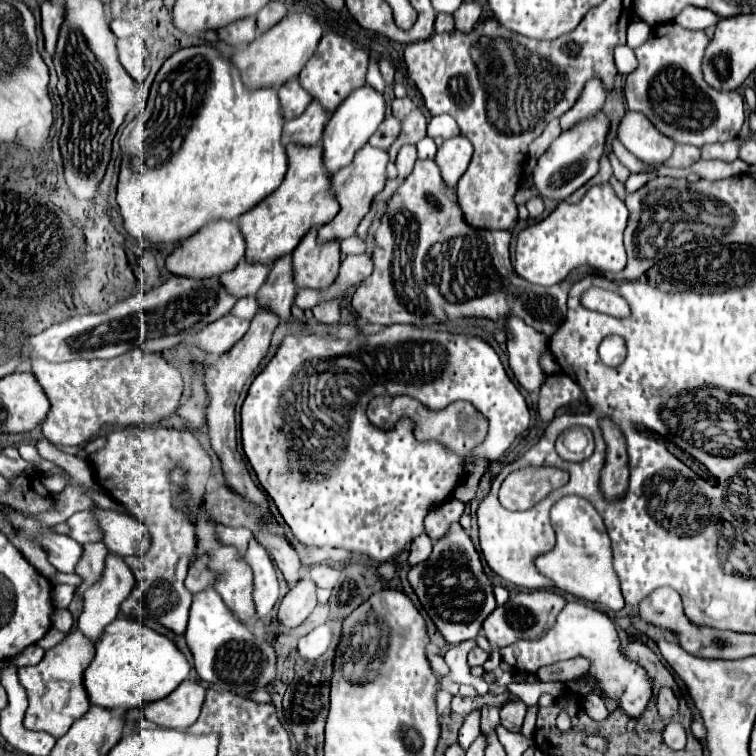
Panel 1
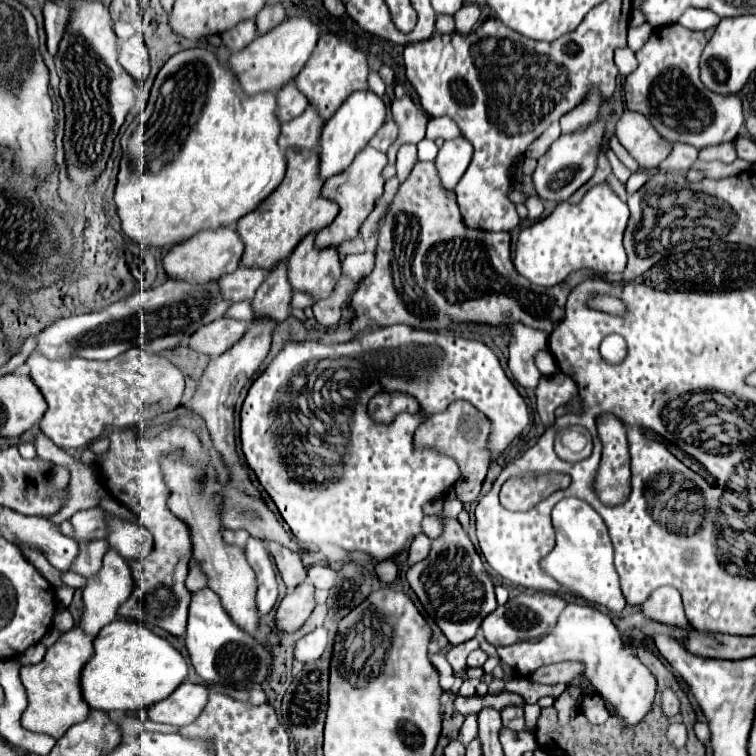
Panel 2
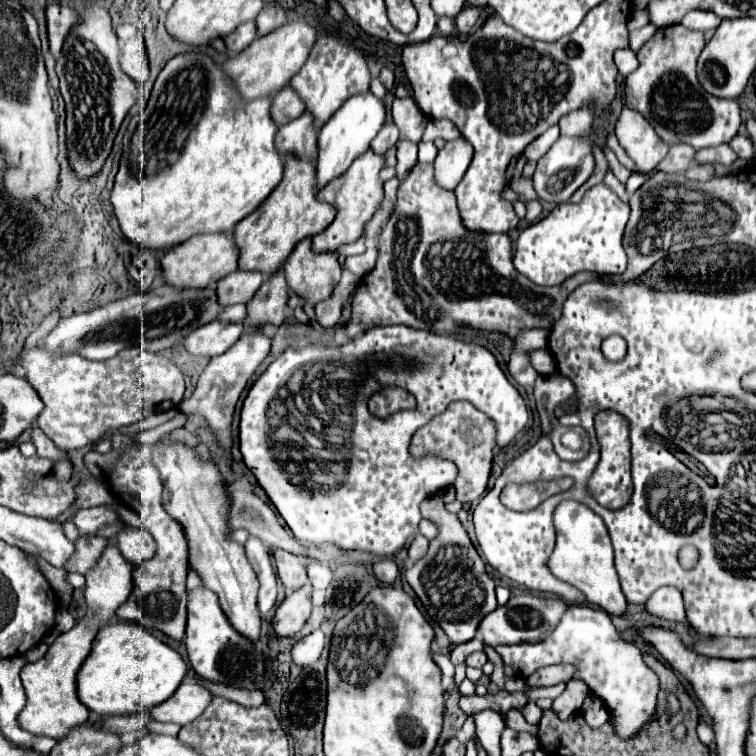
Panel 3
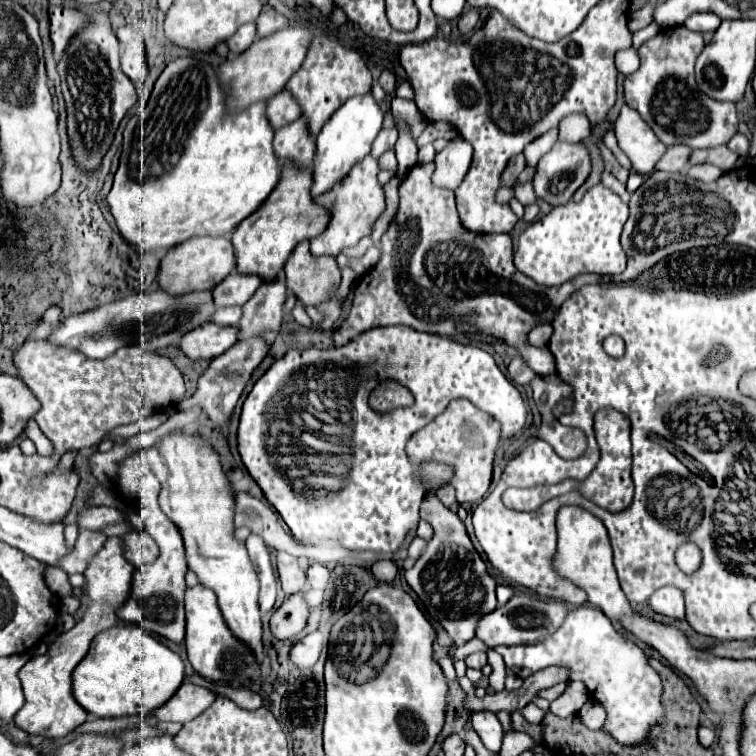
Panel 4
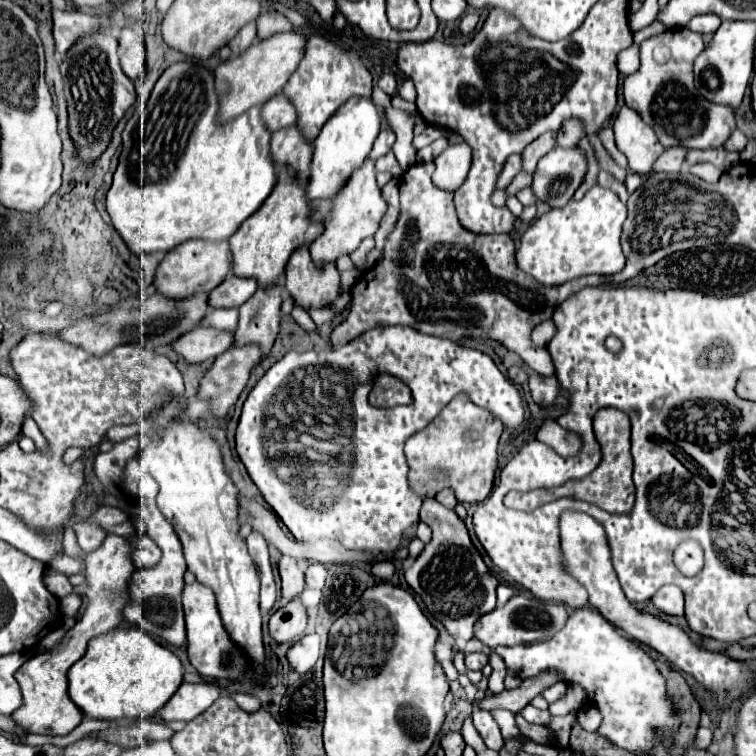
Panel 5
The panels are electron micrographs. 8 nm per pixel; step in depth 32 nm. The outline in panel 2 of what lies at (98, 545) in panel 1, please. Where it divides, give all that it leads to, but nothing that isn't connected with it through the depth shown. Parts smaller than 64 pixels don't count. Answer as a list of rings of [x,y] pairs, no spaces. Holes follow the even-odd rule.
[[[88,540],[88,542],[78,542],[78,556],[74,558],[74,564],[70,566],[72,572],[82,574],[84,578],[94,576],[100,570],[102,556],[108,550],[106,540]]]

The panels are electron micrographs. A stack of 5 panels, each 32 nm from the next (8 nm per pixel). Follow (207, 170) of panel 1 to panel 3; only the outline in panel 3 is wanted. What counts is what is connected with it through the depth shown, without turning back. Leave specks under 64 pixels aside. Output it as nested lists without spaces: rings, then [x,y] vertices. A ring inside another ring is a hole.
[[[190,52],[172,58],[156,78],[150,100],[124,132],[124,152],[110,194],[122,234],[140,248],[162,250],[196,234],[232,232],[282,180],[284,162],[274,148],[278,128],[268,116],[270,104],[272,98],[242,102],[236,86],[206,54]]]

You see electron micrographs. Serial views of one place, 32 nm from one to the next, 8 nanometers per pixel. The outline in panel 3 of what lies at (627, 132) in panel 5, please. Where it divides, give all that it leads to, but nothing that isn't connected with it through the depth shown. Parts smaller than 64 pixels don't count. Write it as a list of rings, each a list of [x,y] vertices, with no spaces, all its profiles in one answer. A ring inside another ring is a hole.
[[[624,106],[616,122],[616,136],[620,146],[632,156],[636,172],[650,174],[656,164],[668,154],[668,144],[664,144],[654,128],[632,108]]]

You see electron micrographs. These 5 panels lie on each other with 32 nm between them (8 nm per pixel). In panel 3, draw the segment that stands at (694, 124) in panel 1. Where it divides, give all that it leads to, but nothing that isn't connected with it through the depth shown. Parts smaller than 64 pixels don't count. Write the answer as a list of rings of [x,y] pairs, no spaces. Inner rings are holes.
[[[682,24],[660,28],[640,50],[638,50],[638,60],[640,66],[636,72],[626,76],[624,82],[624,100],[628,108],[634,108],[640,112],[656,130],[656,134],[666,142],[666,144],[690,144],[696,150],[698,148],[710,148],[710,146],[720,146],[730,142],[738,134],[740,126],[740,106],[736,100],[716,100],[714,96],[708,96],[698,84],[696,78],[696,60],[704,48],[706,40],[702,32],[694,32],[684,28]]]

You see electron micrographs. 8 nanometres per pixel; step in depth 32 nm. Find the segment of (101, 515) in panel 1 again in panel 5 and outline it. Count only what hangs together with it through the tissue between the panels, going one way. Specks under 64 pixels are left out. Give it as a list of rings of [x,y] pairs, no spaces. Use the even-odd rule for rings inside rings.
[[[134,534],[130,538],[130,542],[132,542],[132,548],[134,548],[132,550],[134,564],[138,564],[142,568],[152,568],[152,566],[156,566],[160,562],[162,550],[150,540],[150,536],[138,536],[138,534]]]

